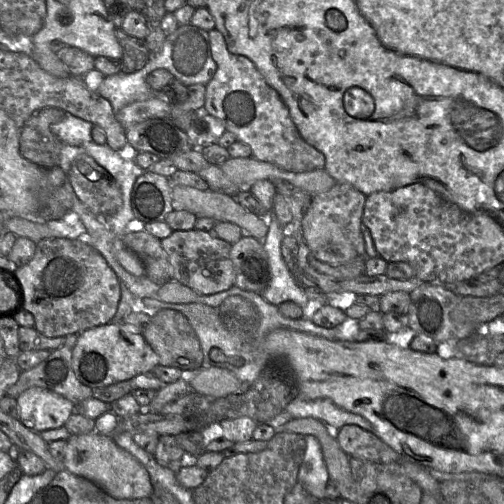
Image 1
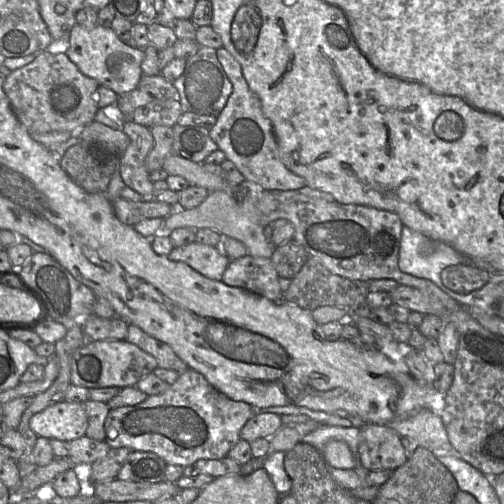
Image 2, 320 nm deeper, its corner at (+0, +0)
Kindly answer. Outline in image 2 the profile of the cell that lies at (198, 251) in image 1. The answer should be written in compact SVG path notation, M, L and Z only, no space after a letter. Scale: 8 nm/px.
M198 242L174 247L167 257L172 261L185 262L205 277L218 281L223 278L230 262L221 246L214 247Z

